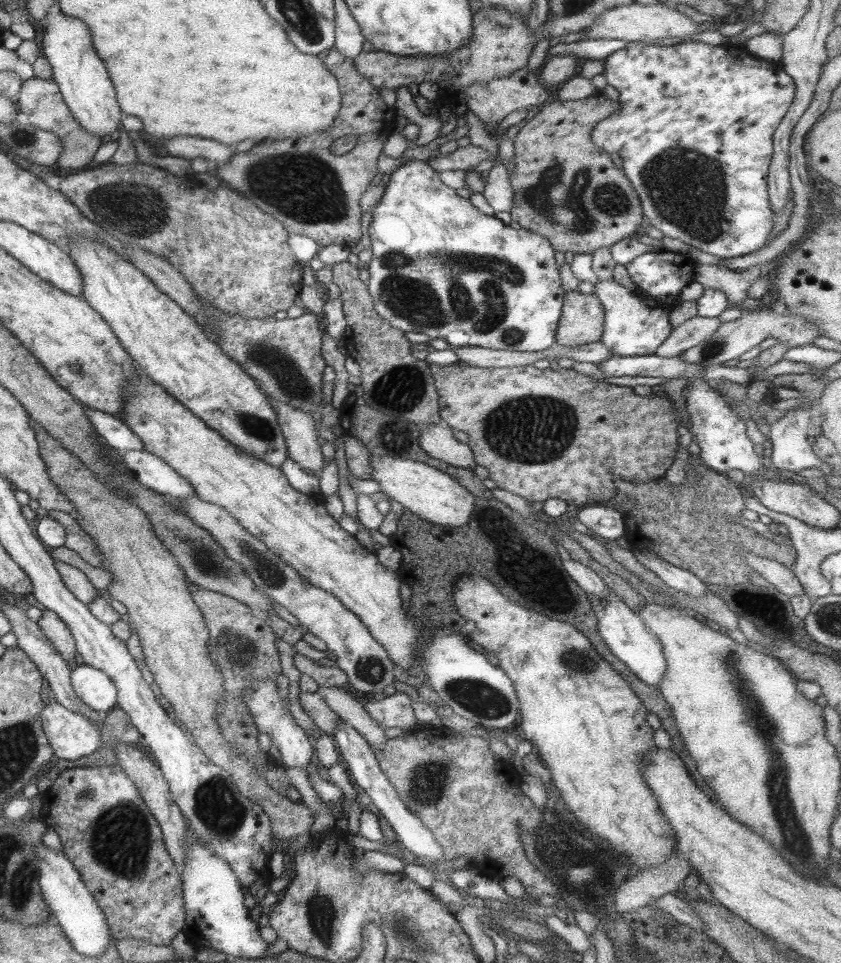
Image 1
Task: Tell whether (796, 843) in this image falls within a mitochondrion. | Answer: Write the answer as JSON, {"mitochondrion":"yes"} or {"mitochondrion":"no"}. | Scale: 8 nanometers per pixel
{"mitochondrion":"yes"}

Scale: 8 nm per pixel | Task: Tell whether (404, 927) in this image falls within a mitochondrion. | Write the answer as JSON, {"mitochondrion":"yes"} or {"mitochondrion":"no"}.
{"mitochondrion":"yes"}

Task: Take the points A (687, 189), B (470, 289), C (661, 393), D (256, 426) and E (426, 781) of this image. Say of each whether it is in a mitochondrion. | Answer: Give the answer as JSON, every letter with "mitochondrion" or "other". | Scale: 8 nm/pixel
{"A":"mitochondrion","B":"mitochondrion","C":"other","D":"mitochondrion","E":"mitochondrion"}

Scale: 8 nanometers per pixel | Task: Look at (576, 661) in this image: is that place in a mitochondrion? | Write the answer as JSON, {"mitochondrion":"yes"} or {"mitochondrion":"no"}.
{"mitochondrion":"yes"}

